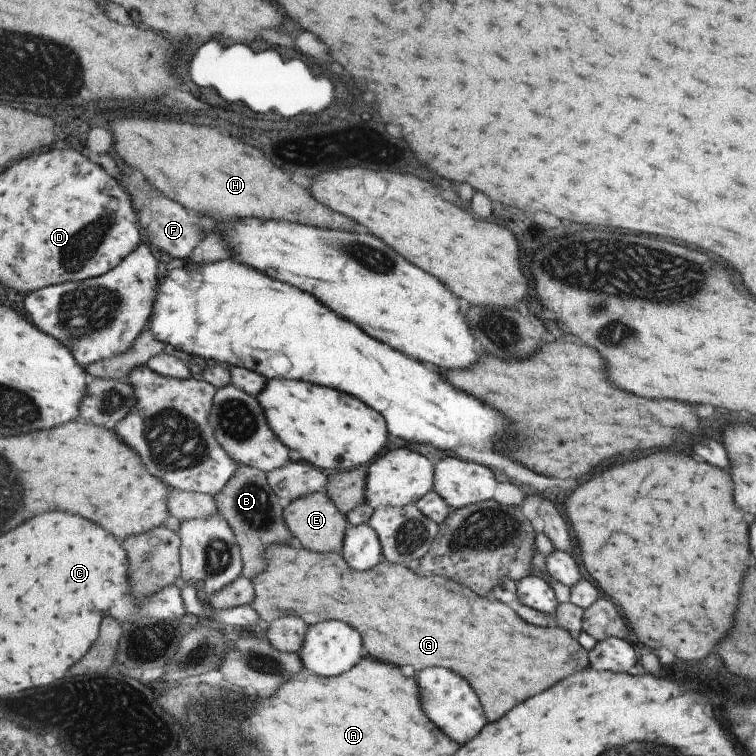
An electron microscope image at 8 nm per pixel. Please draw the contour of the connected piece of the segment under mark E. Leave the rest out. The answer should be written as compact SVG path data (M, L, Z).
M326 491L315 492L285 504L284 517L287 528L300 546L317 552L341 552L349 524L347 516L337 510L336 503Z

